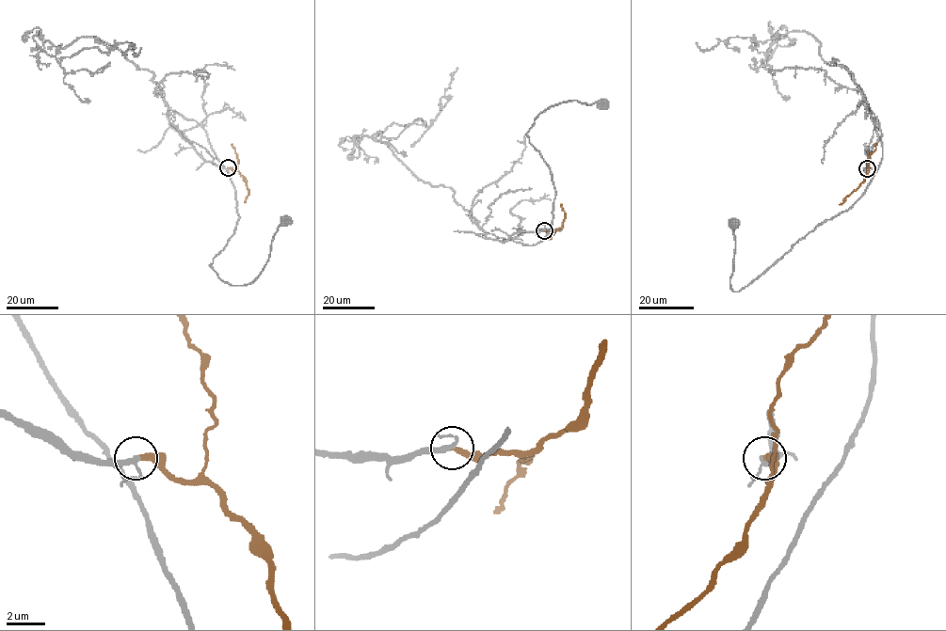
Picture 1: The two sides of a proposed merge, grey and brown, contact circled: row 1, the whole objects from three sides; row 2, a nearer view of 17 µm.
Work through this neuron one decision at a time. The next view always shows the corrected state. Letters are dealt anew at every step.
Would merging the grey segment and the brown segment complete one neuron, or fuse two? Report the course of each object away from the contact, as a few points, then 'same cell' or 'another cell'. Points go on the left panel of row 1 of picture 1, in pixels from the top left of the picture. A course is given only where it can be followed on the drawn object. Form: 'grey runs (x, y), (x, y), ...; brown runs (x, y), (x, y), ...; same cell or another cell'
grey runs (228, 167), (168, 112), (204, 130), (235, 191), (236, 229), (210, 265), (221, 280), (250, 284), (286, 221); brown runs (228, 167), (238, 172), (245, 181), (248, 191), (246, 202); same cell

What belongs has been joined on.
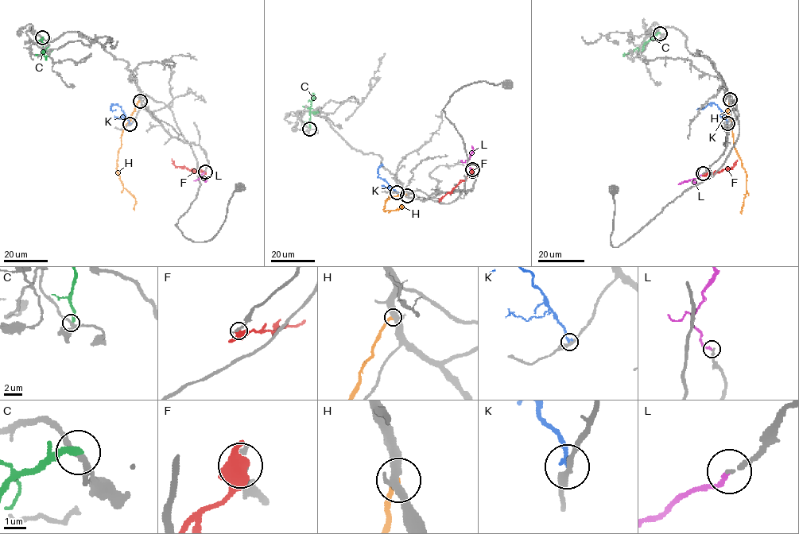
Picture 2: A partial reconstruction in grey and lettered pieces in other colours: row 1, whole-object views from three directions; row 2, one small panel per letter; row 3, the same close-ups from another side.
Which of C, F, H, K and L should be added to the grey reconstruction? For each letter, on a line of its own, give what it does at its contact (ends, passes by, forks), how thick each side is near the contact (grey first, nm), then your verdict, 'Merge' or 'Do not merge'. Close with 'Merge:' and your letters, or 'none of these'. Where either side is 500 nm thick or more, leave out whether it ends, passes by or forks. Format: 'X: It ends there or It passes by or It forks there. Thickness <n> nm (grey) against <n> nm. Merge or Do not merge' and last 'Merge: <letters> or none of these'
C: It ends there. Thickness 190 nm (grey) against 280 nm. Do not merge
F: It forks there. Thickness 280 nm (grey) against 440 nm. Do not merge
H: It ends there. Thickness 360 nm (grey) against 240 nm. Do not merge
K: It ends there. Thickness 280 nm (grey) against 200 nm. Do not merge
L: It ends there. Thickness 240 nm (grey) against 200 nm. Merge
Merge: L

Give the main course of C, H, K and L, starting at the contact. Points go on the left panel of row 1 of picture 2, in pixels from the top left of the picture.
C: (42, 37), (43, 51), (45, 58), (47, 56)
H: (140, 101), (121, 137), (116, 169), (123, 187), (135, 199), (133, 210)
K: (130, 124), (121, 107), (110, 104), (110, 109), (116, 110)
L: (205, 172), (199, 176), (206, 180), (204, 182)

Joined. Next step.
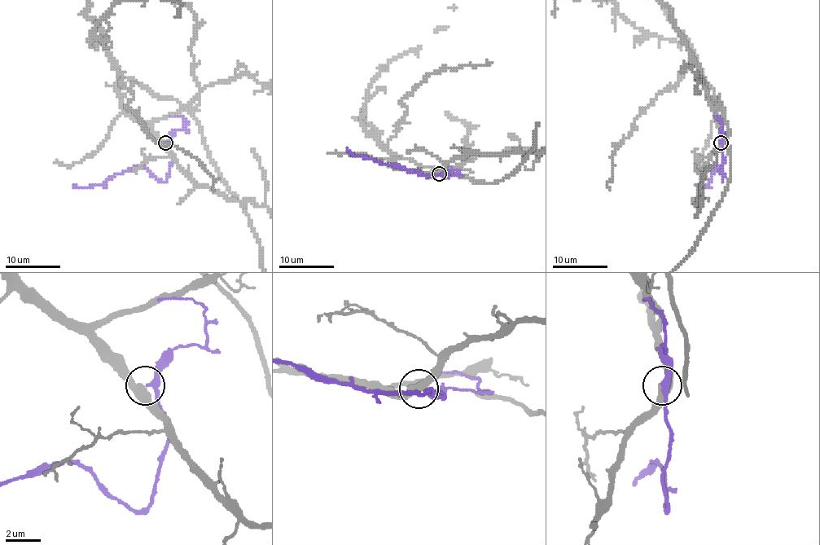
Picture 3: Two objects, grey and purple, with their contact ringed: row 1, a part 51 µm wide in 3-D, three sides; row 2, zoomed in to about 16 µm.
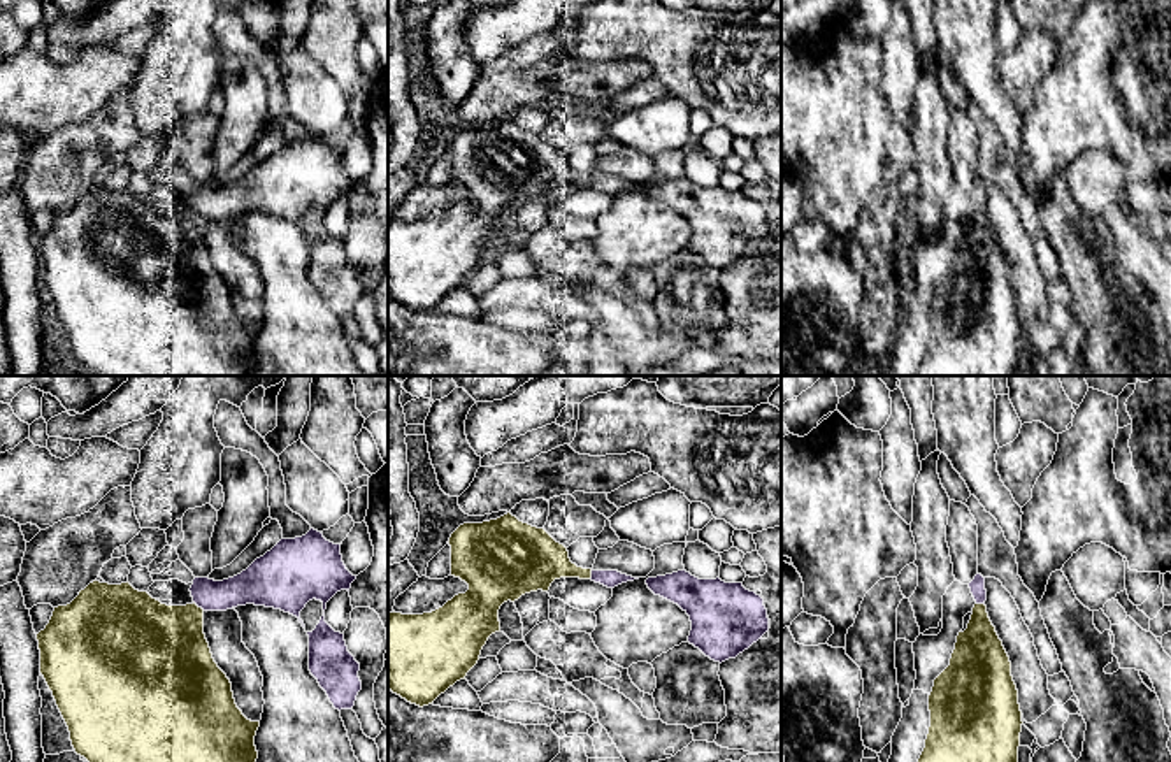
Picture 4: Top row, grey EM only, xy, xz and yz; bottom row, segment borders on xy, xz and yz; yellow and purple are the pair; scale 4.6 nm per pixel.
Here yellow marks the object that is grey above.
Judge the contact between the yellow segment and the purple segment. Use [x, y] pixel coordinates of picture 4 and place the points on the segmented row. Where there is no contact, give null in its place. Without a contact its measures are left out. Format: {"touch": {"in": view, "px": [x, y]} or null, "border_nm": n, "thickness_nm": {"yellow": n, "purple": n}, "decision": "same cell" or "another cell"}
{"touch": {"in": "xy", "px": [197, 606]}, "border_nm": 70, "thickness_nm": {"yellow": 400, "purple": 150}, "decision": "another cell"}

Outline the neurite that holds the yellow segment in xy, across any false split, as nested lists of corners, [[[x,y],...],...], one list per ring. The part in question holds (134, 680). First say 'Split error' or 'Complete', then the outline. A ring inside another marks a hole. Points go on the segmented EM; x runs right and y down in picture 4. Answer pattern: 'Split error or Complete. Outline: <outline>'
Complete. Outline: [[[93,581],[67,606],[58,606],[44,630],[37,634],[40,650],[40,674],[44,676],[56,706],[68,727],[70,741],[77,755],[88,762],[256,762],[255,736],[260,722],[248,720],[237,708],[232,683],[212,658],[204,634],[204,609],[195,602],[186,606],[167,606],[147,592],[135,590],[128,581],[109,585]]]

